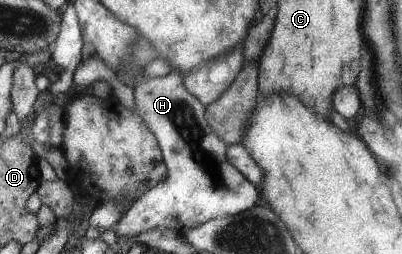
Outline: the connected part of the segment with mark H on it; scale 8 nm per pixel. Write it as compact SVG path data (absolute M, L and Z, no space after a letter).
M124 55L113 71L131 83L134 109L154 135L166 169L166 177L135 199L116 222L116 237L134 237L156 227L179 233L255 205L260 197L259 187L249 183L228 163L228 145L210 129L205 107L186 91L180 73L170 71L164 77L145 77L144 66L138 67L130 55Z

